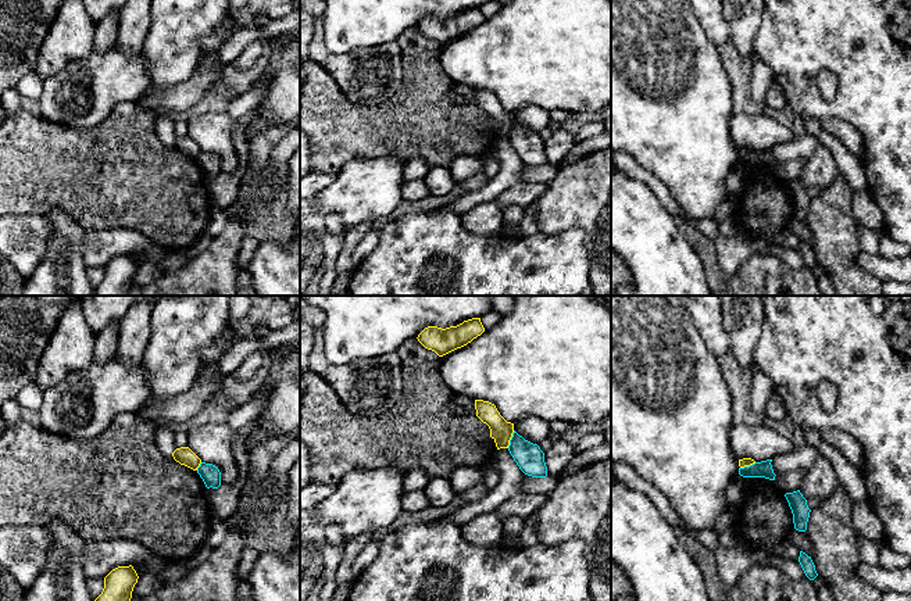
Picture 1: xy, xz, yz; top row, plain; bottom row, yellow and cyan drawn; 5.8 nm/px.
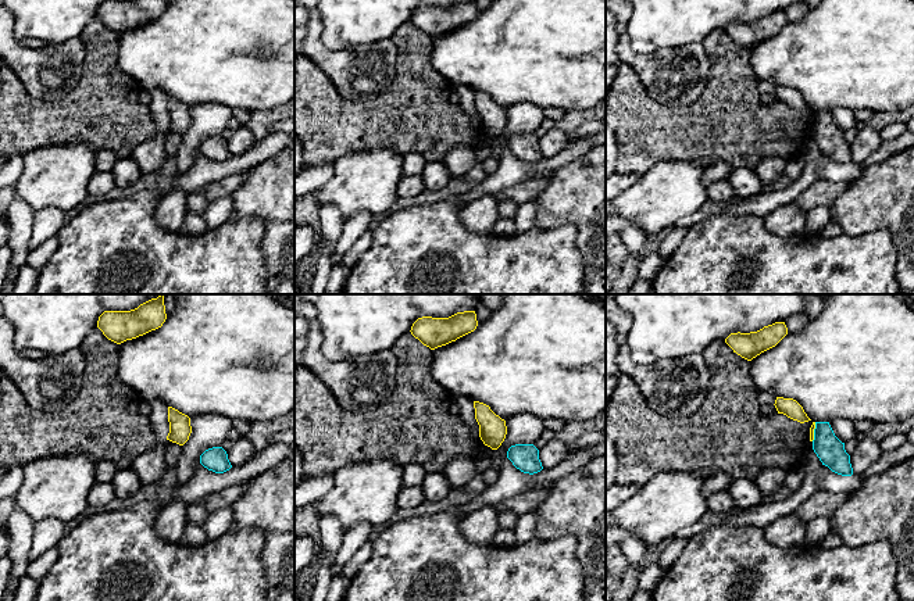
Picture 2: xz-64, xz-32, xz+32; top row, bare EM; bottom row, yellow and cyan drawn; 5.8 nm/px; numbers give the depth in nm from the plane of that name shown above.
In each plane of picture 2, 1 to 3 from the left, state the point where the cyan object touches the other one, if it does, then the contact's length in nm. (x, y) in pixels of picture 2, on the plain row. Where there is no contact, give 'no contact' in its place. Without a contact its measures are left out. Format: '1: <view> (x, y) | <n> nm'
1: no contact
2: no contact
3: xz+32 (813, 121) | 110 nm

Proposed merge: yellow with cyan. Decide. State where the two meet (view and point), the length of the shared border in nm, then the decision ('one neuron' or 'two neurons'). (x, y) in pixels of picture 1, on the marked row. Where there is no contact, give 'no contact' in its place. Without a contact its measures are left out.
xz (510, 439) | 110 nm | two neurons

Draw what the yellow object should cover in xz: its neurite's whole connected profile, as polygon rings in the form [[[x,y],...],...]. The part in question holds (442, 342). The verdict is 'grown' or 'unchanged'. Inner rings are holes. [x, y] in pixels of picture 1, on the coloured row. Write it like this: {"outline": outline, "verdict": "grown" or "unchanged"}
{"outline": [[[472,318],[457,326],[446,329],[428,326],[418,335],[417,339],[425,348],[435,351],[439,357],[443,357],[467,346],[483,332],[485,328],[480,318]]], "verdict": "unchanged"}

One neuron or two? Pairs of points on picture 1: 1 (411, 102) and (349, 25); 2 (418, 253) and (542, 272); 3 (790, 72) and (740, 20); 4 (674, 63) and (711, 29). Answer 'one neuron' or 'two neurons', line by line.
1: two neurons
2: one neuron
3: two neurons
4: two neurons

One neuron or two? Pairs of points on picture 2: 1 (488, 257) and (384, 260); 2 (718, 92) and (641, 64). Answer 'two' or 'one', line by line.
1: one
2: two

